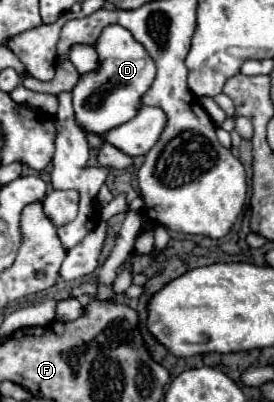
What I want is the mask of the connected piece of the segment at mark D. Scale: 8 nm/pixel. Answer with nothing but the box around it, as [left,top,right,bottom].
[72,26,156,134]

